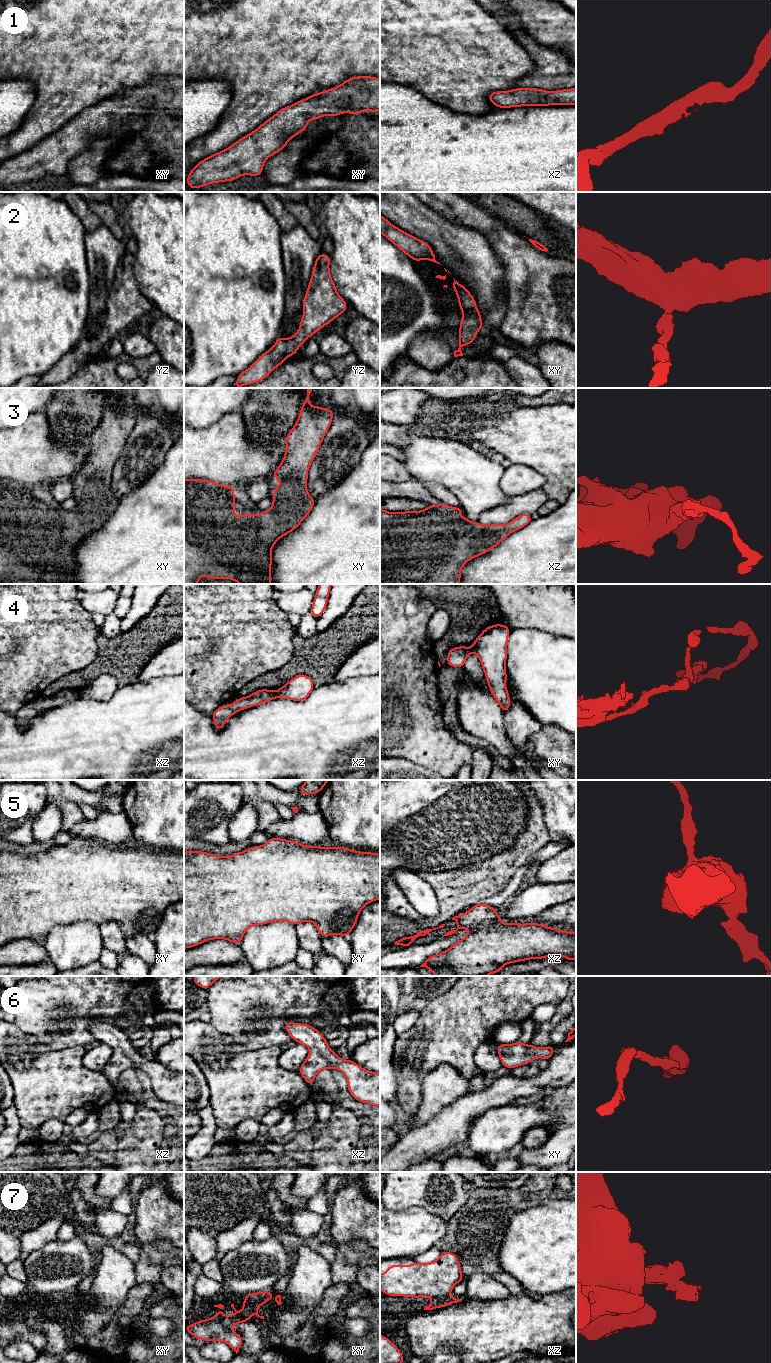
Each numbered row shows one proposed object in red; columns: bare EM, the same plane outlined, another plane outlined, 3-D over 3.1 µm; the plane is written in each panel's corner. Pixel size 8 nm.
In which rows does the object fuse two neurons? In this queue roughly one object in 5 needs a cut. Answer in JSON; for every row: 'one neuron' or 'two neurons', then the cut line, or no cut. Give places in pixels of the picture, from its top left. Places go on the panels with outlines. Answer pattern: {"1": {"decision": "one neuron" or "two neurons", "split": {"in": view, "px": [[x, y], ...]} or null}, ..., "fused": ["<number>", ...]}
{"1": {"decision": "one neuron", "split": null}, "2": {"decision": "one neuron", "split": null}, "3": {"decision": "one neuron", "split": null}, "4": {"decision": "two neurons", "split": {"in": "xz", "px": [[275, 691], [276, 697]]}}, "5": {"decision": "one neuron", "split": null}, "6": {"decision": "one neuron", "split": null}, "7": {"decision": "two neurons", "split": {"in": "xz", "px": [[446, 1296], [433, 1298]]}}, "fused": ["4", "7"]}

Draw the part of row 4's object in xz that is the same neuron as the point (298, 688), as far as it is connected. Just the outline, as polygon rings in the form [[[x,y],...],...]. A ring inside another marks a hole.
[[[300,674],[276,690],[276,698],[304,701],[314,688],[315,686],[312,678],[308,675]]]

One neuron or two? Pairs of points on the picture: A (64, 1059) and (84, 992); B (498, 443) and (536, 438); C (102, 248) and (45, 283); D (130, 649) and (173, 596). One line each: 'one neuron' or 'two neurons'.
A: two neurons
B: one neuron
C: two neurons
D: one neuron

